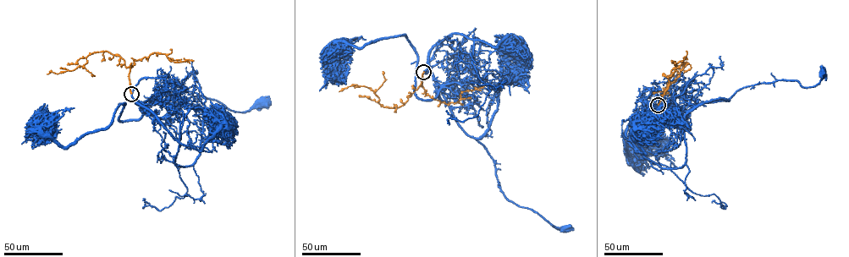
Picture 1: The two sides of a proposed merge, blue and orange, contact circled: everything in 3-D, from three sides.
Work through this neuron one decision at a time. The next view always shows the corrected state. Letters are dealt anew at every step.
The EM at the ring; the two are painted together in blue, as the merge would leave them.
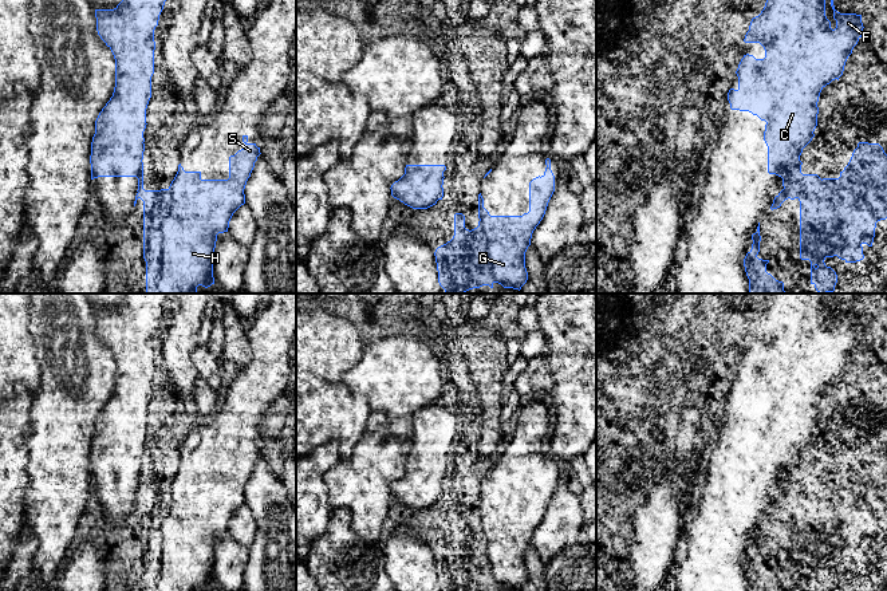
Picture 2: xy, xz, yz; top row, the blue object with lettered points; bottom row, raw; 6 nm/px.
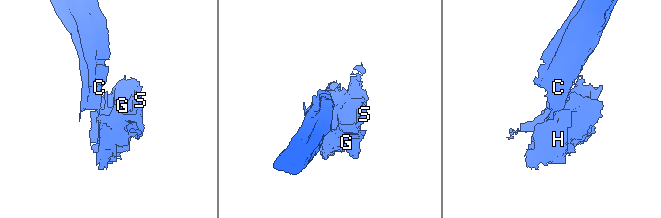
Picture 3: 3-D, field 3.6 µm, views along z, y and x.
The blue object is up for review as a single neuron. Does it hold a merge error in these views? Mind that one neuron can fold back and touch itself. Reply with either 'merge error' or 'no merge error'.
merge error

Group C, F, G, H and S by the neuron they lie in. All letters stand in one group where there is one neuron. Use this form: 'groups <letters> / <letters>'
groups C F / G H S

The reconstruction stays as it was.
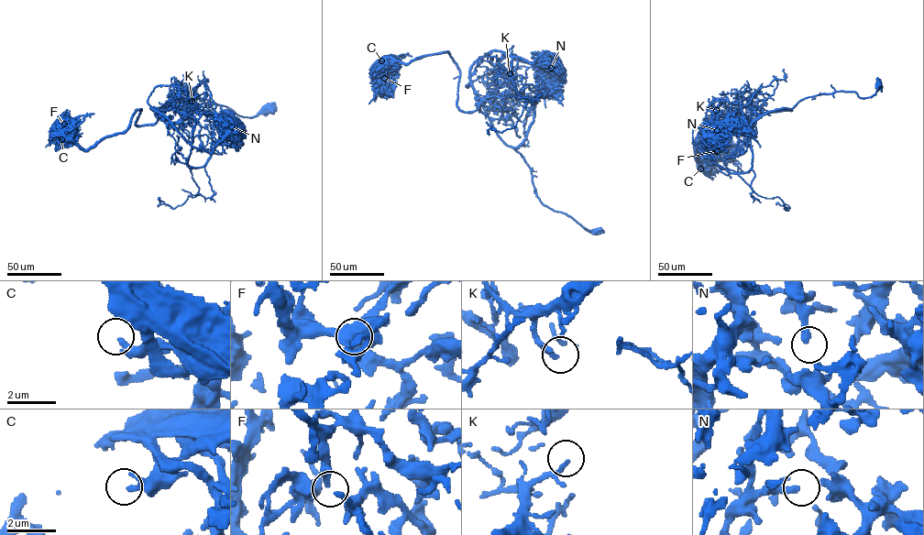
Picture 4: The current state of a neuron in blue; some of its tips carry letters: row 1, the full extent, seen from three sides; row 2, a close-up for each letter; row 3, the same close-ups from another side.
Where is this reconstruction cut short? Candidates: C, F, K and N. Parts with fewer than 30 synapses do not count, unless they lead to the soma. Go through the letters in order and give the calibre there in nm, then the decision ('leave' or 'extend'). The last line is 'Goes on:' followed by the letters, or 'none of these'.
C: 190 nm thick; extend
F: 180 nm thick; leave
K: 120 nm thick; leave
N: 190 nm thick; leave
Goes on: C

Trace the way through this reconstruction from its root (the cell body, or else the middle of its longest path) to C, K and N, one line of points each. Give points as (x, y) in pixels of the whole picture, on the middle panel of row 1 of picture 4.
C: (596, 231), (545, 206), (530, 168), (488, 117), (478, 107), (458, 108), (459, 70), (448, 52), (381, 60)
K: (596, 231), (542, 202), (515, 149), (533, 121), (540, 55), (519, 60), (510, 73)
N: (596, 231), (542, 202), (530, 168), (515, 149), (533, 121), (538, 85), (551, 68)

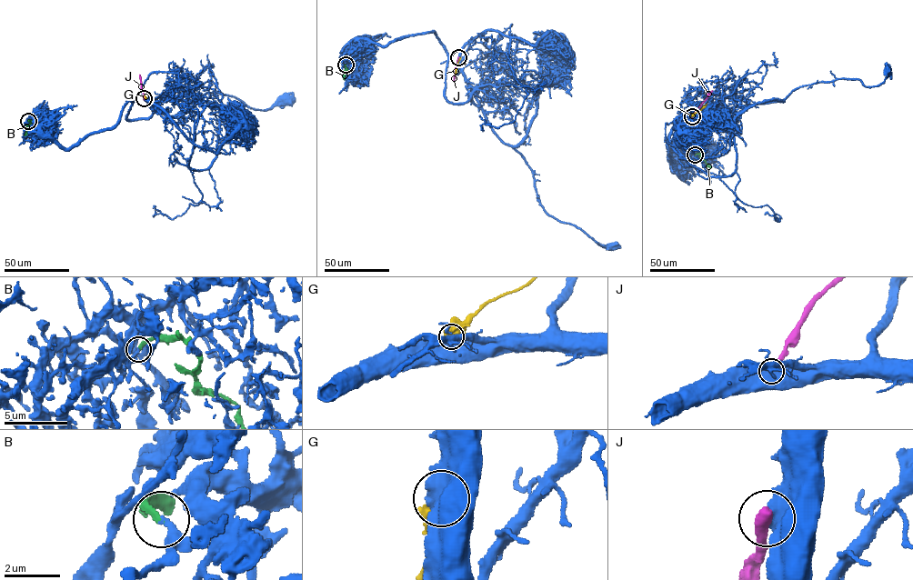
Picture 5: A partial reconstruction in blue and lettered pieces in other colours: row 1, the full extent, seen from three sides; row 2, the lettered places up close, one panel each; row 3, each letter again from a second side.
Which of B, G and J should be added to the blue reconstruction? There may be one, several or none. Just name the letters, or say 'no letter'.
B

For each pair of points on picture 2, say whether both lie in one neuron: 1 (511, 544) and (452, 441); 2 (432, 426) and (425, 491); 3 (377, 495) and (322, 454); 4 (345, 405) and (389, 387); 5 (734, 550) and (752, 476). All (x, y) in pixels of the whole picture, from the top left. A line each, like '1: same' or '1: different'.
1: different
2: same
3: different
4: different
5: same

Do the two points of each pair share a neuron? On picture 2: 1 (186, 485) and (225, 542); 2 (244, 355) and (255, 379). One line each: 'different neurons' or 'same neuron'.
1: different neurons
2: different neurons

